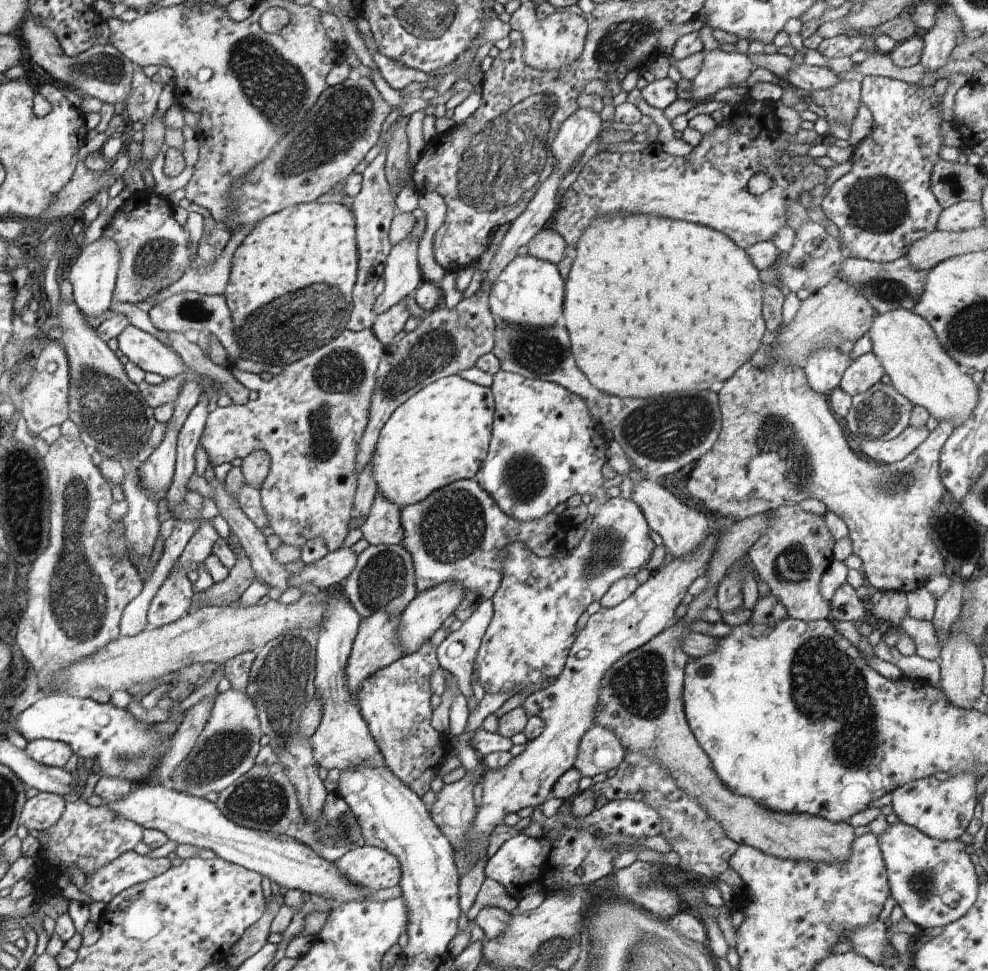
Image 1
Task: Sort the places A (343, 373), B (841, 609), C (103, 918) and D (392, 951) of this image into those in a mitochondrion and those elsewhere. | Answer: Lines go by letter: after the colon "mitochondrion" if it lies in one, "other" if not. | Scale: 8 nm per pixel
A: mitochondrion
B: other
C: other
D: other

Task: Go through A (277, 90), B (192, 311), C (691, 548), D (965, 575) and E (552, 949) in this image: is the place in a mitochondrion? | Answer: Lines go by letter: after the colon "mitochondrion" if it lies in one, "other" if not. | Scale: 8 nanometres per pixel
A: mitochondrion
B: mitochondrion
C: other
D: other
E: mitochondrion

